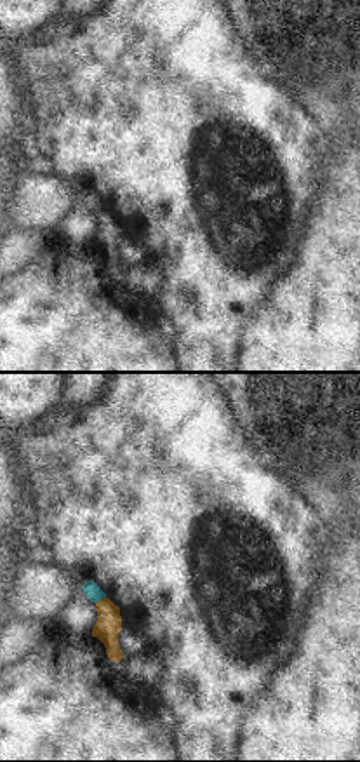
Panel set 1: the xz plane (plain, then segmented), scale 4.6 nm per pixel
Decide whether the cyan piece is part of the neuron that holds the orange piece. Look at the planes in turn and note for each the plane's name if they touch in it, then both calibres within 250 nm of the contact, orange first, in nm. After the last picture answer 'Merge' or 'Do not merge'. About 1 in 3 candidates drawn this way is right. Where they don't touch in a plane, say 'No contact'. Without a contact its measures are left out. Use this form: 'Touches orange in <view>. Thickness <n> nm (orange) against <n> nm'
Touches orange in xz. Thickness 120 nm (orange) against 80 nm.

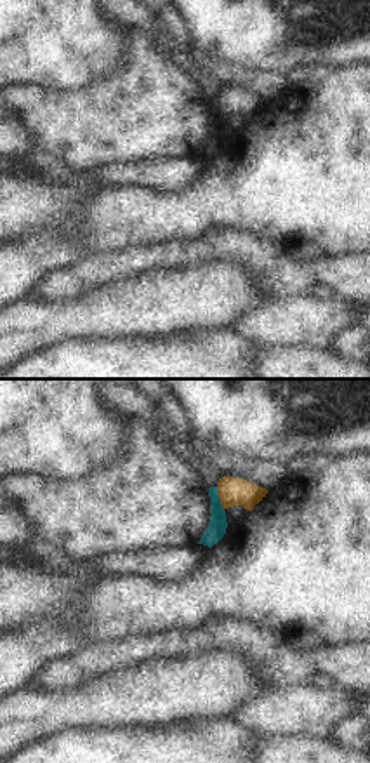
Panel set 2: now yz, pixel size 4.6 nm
Touches orange in yz. Thickness 130 nm (orange) against 90 nm.

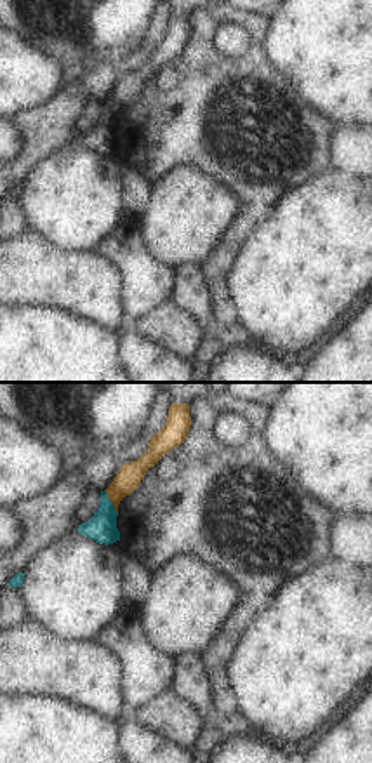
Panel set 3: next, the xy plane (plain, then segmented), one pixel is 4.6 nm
Touches orange in xy. Thickness 120 nm (orange) against 140 nm.

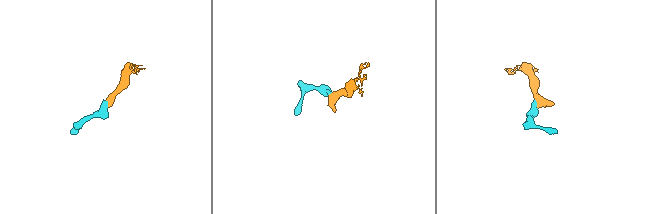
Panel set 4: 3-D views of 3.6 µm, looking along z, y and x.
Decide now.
Do not merge.

